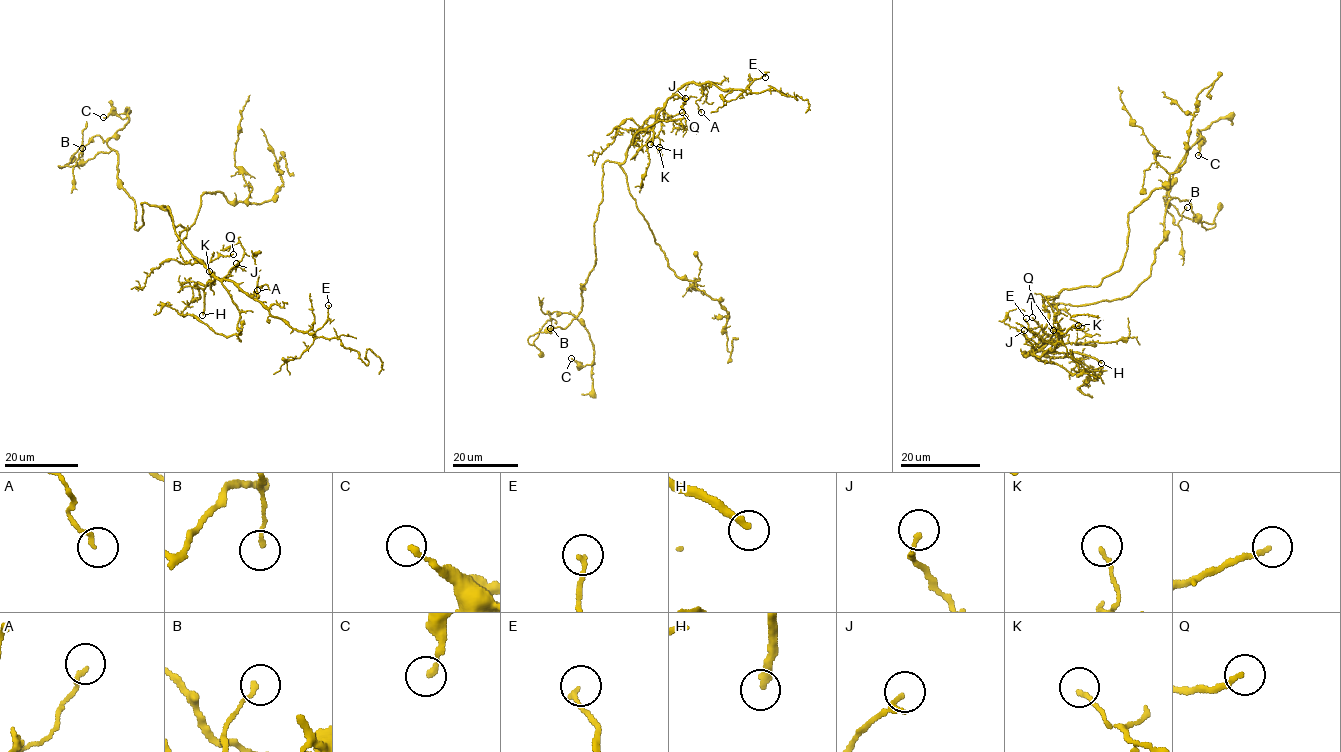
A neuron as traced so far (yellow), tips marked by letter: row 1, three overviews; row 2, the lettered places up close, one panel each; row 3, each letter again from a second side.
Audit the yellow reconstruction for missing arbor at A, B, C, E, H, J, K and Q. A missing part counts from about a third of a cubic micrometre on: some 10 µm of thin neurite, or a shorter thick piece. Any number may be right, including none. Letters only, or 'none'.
H

